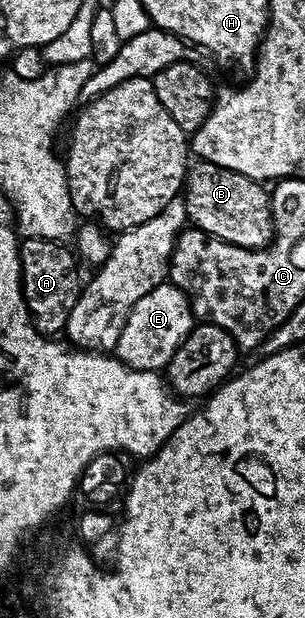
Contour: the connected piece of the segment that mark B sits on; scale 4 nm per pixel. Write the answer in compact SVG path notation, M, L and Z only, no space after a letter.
M203 160L194 164L189 166L184 186L189 224L236 247L265 249L271 244L274 239L274 220L267 186L248 175L228 171L228 167L216 167Z

